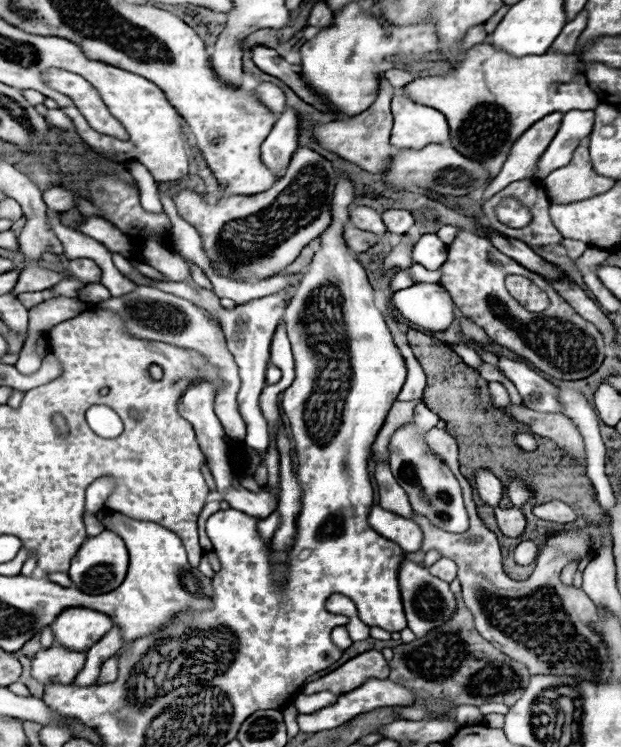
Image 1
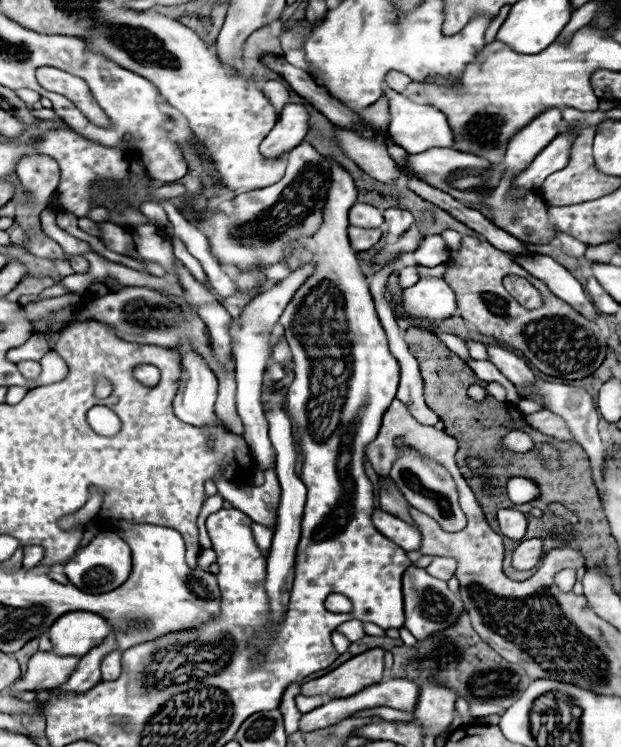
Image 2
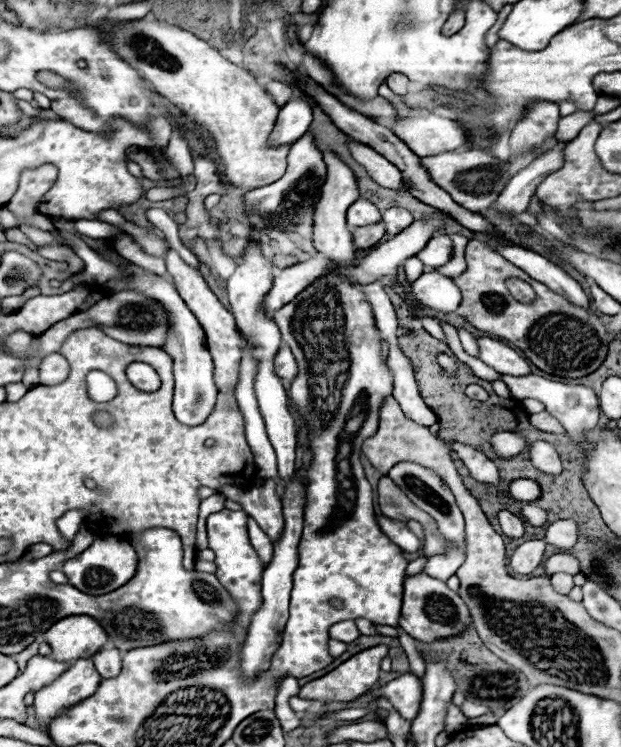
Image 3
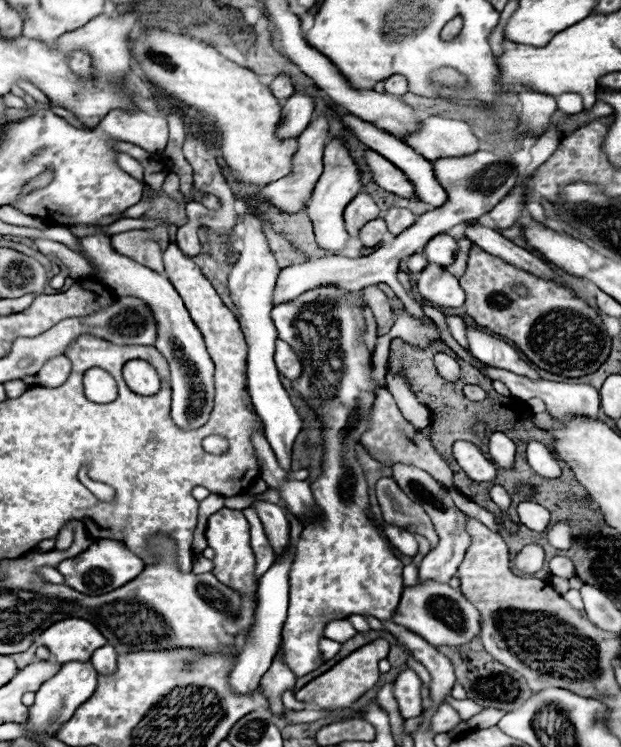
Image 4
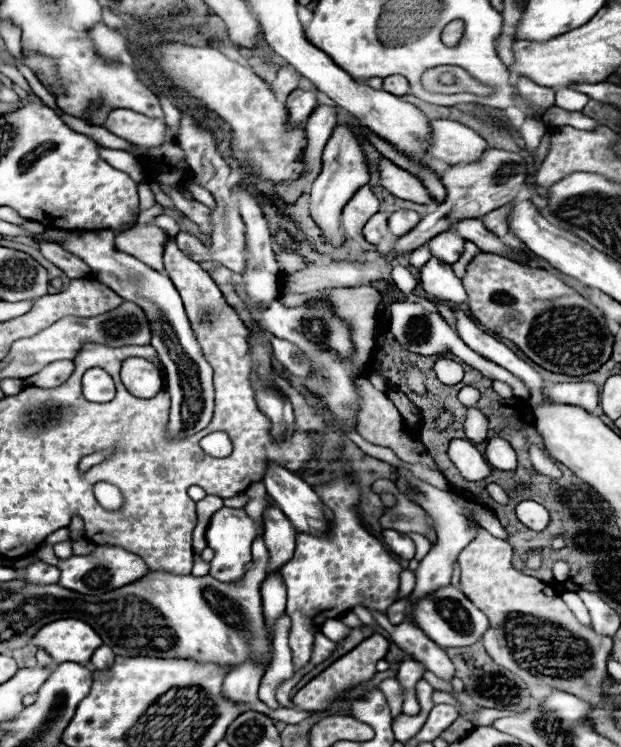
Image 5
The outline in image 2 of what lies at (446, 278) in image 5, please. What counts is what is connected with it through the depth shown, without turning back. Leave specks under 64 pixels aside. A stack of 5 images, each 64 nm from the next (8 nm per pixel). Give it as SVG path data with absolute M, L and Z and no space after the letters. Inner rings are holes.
M420 278L402 292L402 306L414 318L442 320L456 312L456 294L442 278Z

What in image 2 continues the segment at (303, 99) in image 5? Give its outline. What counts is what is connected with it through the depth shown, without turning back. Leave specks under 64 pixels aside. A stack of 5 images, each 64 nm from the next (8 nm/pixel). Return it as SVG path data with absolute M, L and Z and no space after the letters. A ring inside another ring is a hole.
M286 104L278 116L274 130L260 144L260 152L266 158L274 158L294 148L294 144L300 144L306 136L308 120L310 120L310 114L306 106Z

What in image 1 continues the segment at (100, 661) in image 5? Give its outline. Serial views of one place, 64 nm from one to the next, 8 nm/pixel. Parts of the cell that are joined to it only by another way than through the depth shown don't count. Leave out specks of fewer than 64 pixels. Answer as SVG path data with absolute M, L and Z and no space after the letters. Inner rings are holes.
M114 654L112 658L108 658L104 664L102 664L102 672L100 672L100 678L96 684L106 684L106 682L114 682L118 676L118 654Z

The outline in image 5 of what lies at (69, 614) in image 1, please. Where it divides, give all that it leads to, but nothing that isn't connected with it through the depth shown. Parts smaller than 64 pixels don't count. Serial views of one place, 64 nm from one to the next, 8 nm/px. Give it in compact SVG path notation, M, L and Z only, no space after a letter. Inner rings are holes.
M56 620L42 626L32 636L30 644L46 650L56 664L62 664L62 660L86 664L94 654L94 648L102 646L102 638L80 620Z

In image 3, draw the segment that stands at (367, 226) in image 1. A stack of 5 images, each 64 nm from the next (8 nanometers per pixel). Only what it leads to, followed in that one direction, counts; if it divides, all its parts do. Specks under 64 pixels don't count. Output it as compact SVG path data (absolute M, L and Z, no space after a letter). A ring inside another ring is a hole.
M358 198L346 212L346 222L348 222L348 230L354 230L358 226L366 226L366 224L376 224L380 222L380 210L366 198Z

